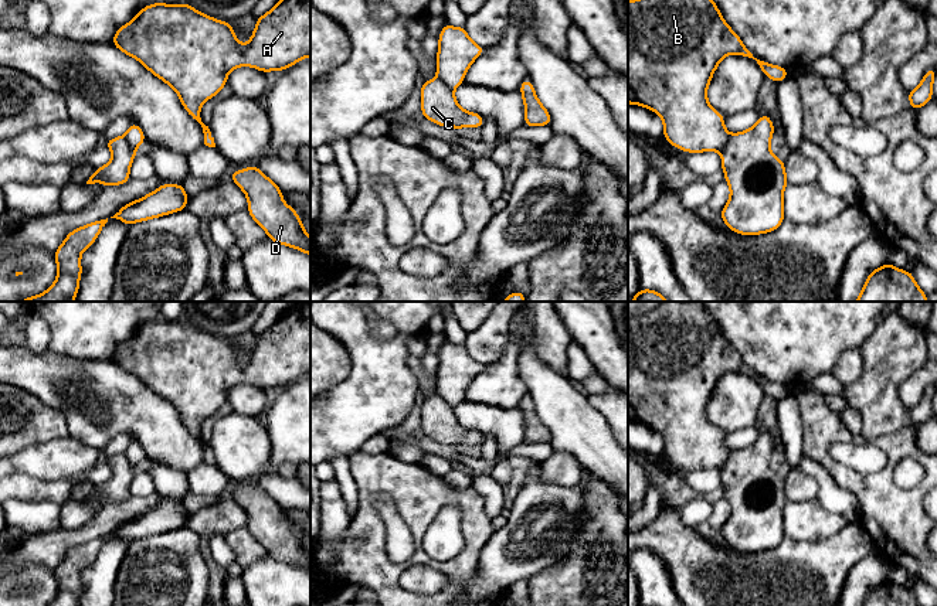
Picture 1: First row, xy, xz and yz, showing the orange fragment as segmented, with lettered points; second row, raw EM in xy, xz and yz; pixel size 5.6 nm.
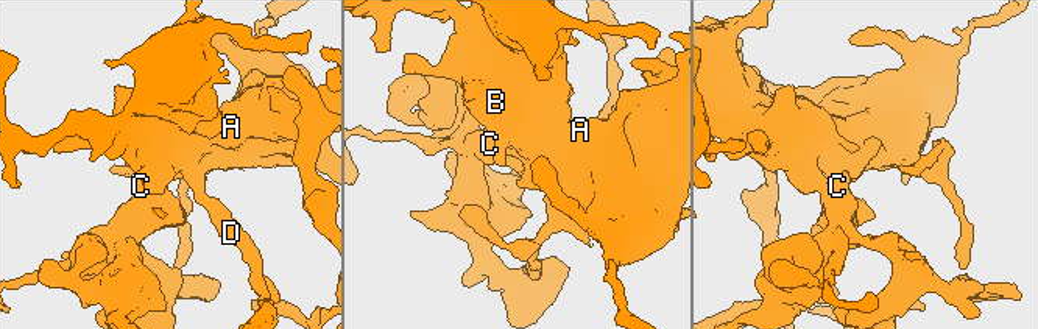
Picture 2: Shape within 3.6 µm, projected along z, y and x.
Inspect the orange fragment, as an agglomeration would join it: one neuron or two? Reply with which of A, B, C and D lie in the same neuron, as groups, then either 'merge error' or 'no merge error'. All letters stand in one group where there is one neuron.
A B C D; no merge error

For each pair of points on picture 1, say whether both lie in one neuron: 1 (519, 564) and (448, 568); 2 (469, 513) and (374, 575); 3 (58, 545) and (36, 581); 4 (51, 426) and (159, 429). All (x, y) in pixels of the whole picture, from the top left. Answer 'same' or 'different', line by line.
1: different
2: same
3: different
4: different

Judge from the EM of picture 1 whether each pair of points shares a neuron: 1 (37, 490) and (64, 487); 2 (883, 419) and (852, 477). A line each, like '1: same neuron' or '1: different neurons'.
1: same neuron
2: different neurons

